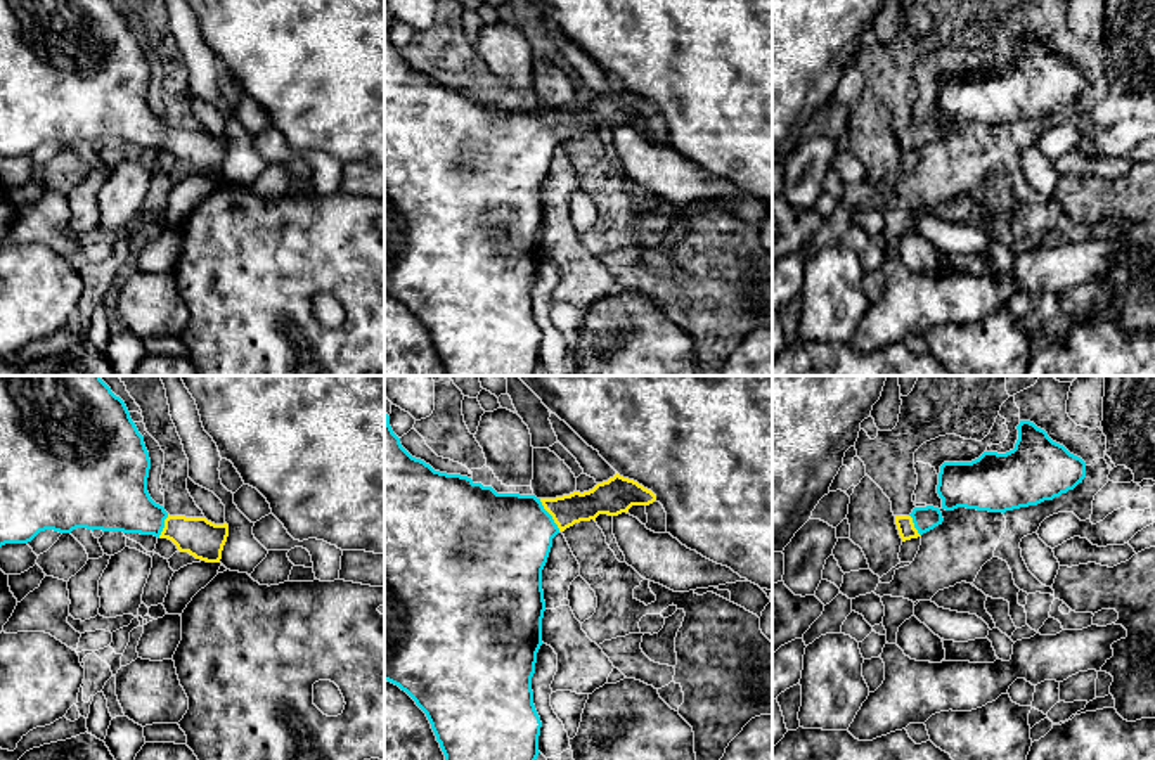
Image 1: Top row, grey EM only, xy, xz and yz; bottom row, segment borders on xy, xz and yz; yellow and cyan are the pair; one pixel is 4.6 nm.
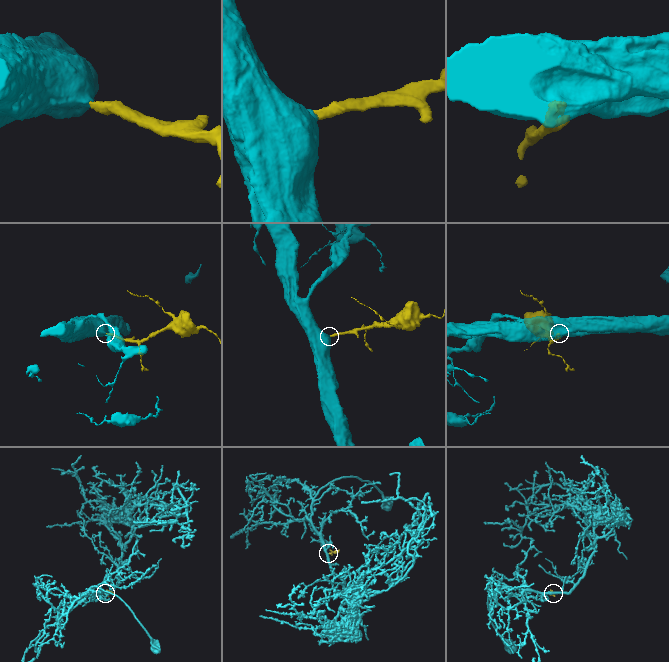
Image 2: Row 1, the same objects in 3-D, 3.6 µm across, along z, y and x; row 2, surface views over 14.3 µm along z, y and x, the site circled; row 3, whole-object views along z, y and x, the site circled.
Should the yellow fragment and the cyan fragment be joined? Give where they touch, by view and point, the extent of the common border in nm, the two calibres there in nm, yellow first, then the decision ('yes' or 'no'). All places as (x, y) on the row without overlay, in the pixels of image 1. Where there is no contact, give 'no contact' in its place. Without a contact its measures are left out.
meets yellow in xz at (549, 125); contact 180 nm long; 140 nm thick on the yellow side, 440 nm on the other; yes

